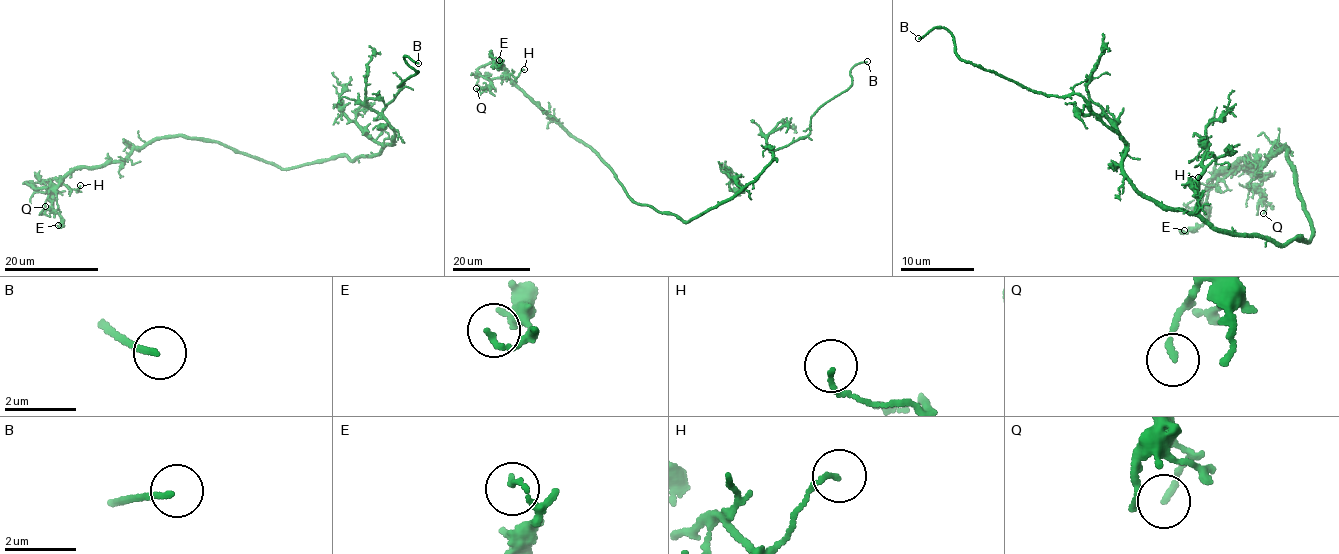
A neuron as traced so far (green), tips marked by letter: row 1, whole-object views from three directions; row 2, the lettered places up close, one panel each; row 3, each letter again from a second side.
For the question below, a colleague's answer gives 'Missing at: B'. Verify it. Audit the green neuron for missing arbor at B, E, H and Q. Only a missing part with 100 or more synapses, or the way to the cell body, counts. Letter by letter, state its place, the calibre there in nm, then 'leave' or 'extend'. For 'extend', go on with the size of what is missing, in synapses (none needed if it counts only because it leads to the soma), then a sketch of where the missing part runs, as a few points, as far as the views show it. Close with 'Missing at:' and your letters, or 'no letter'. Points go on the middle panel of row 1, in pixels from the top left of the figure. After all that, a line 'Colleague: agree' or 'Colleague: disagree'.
B: (867, 61) | 150 nm | extend | (867, 61), (882, 61), (889, 53)
E: (499, 60) | 130 nm | leave
H: (524, 69) | 100 nm | leave
Q: (476, 88) | 160 nm | leave
Missing at: B
Colleague: agree

